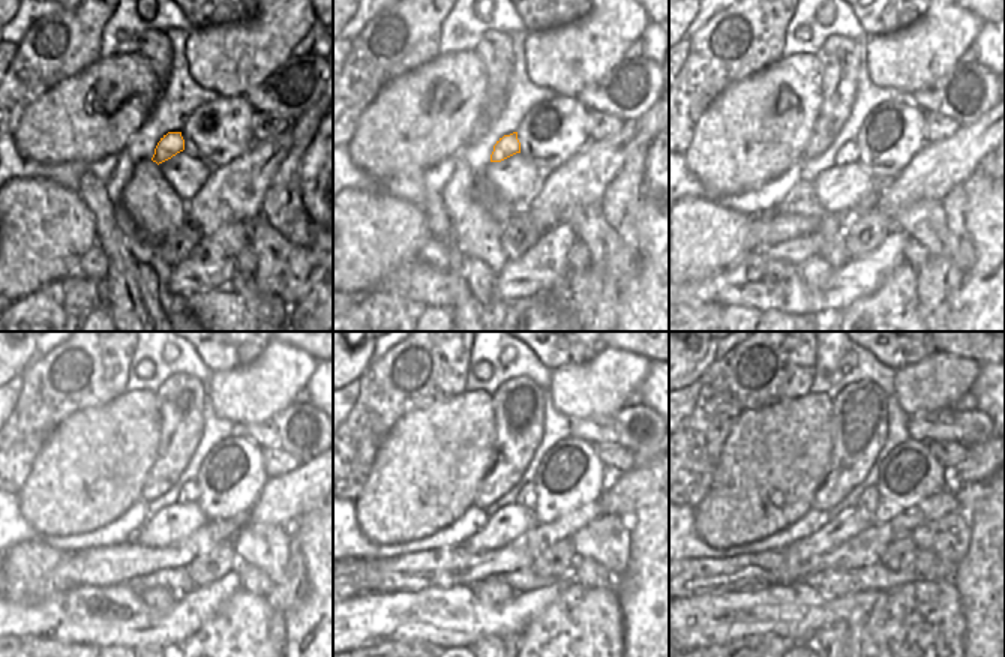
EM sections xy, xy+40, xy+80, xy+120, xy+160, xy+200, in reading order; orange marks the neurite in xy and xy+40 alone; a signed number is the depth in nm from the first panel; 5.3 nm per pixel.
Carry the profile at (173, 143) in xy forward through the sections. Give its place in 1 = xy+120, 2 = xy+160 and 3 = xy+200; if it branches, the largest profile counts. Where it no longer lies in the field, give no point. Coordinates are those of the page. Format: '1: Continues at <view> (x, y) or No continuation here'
1: Continues at xy+120 (189, 492)
2: Continues at xy+160 (519, 494)
3: Continues at xy+200 (866, 492)

